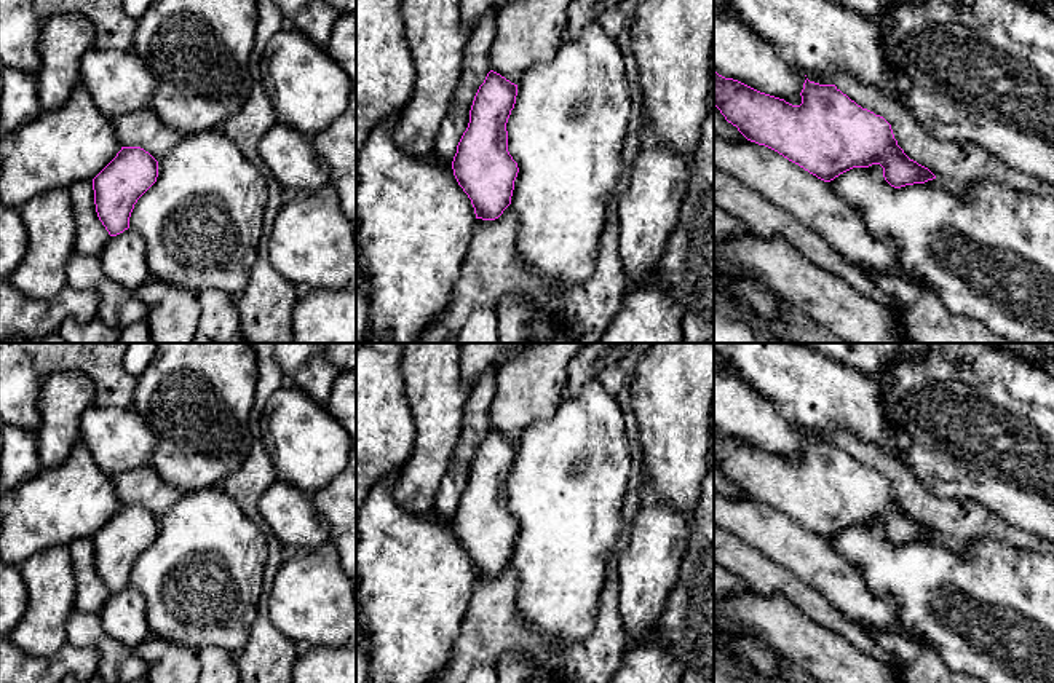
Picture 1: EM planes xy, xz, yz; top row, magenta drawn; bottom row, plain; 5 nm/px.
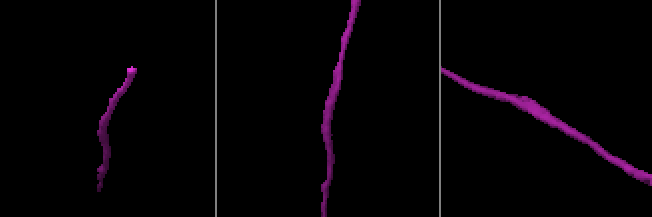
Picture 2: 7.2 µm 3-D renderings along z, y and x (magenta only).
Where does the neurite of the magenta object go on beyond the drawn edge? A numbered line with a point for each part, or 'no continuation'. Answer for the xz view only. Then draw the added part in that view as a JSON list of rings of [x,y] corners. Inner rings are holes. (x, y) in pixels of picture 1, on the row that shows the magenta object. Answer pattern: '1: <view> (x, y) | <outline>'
no continuation

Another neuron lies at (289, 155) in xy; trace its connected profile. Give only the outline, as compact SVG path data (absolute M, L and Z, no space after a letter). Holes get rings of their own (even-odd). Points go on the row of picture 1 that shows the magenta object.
M276 121L260 139L257 150L283 188L311 191L332 180L329 166L311 140L289 124Z

